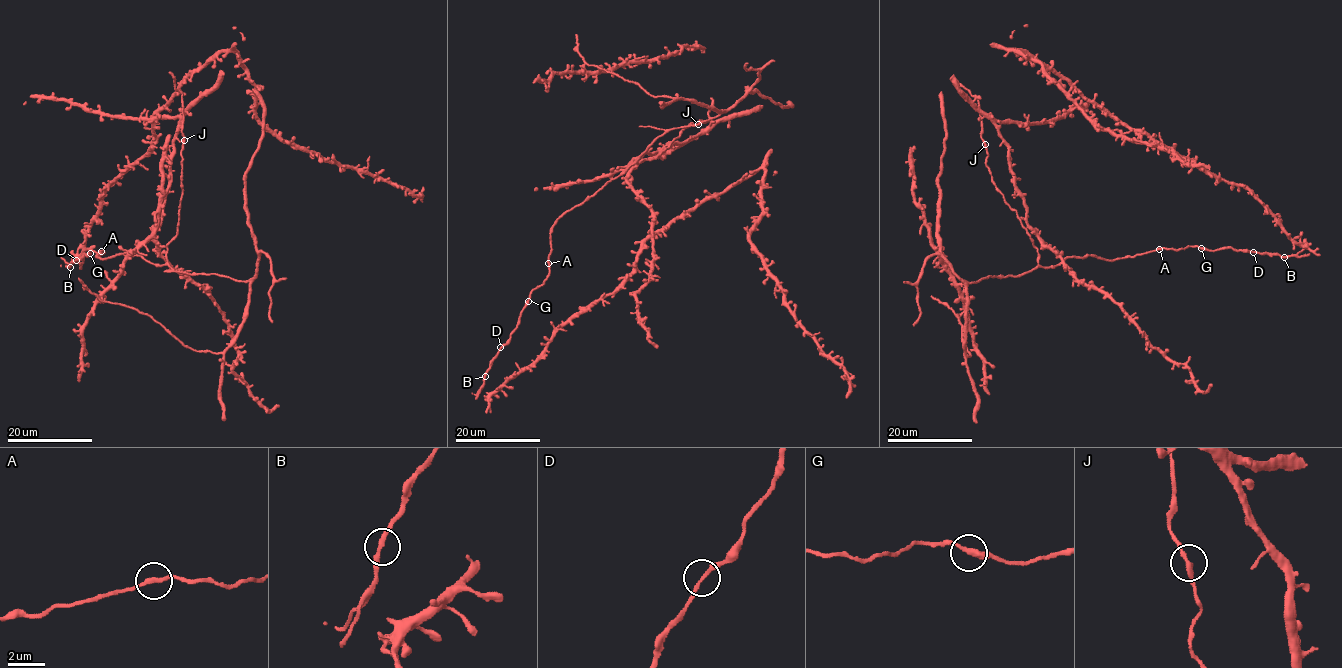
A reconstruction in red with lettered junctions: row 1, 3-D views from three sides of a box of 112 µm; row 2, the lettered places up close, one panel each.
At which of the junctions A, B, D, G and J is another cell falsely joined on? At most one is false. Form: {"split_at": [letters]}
{"split_at": []}

